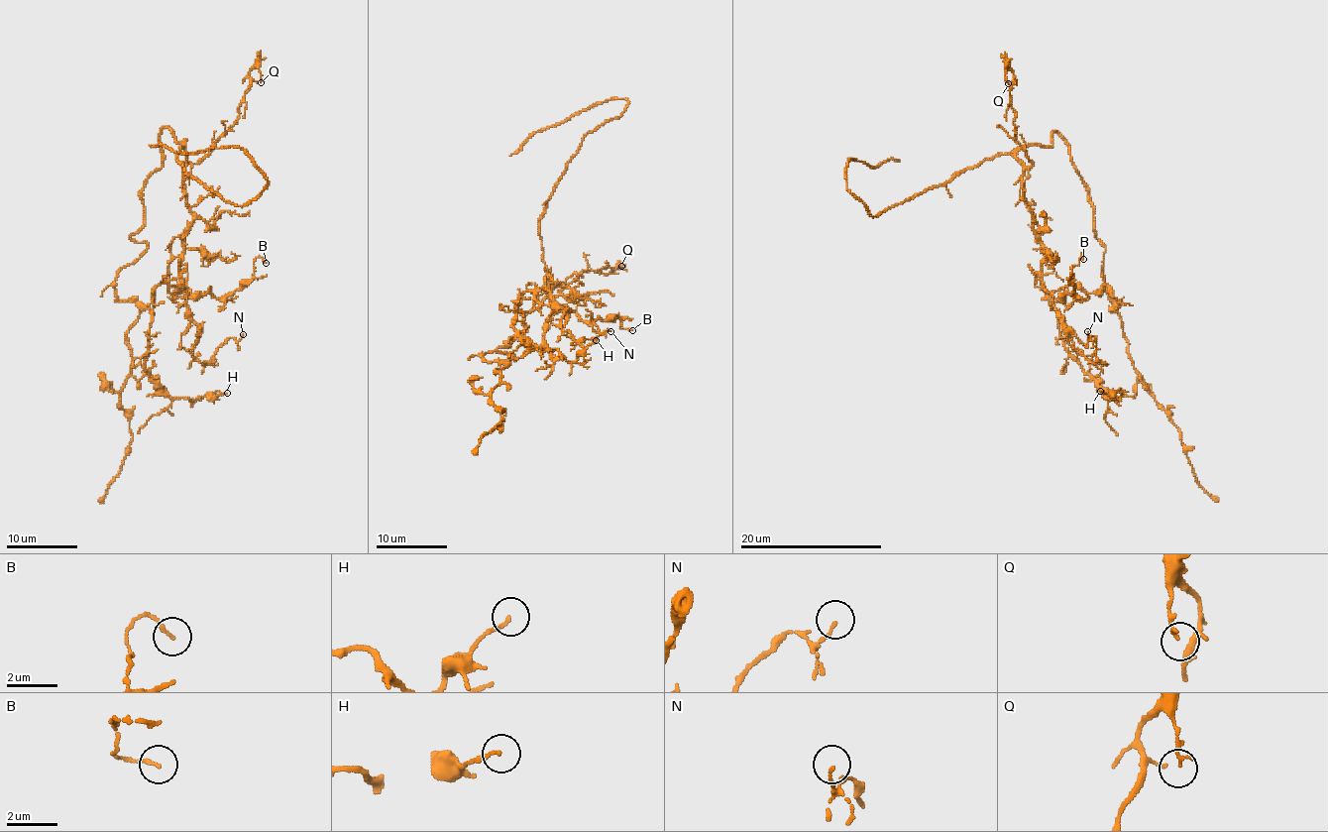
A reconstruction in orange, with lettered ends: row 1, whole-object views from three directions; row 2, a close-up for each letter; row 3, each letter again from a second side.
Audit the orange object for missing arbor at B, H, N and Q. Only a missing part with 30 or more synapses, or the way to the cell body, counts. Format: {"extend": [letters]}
{"extend": []}

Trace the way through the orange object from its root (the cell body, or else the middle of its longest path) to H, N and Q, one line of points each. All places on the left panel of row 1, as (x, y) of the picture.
H: (160, 145), (164, 128), (185, 140), (192, 226), (179, 275), (155, 289), (145, 369), (171, 397), (227, 393)
N: (160, 145), (164, 128), (185, 140), (192, 226), (179, 278), (199, 327), (193, 355), (205, 363), (243, 334)
Q: (160, 145), (167, 128), (176, 142), (185, 140), (185, 160), (198, 164), (237, 118), (255, 66), (261, 82)

